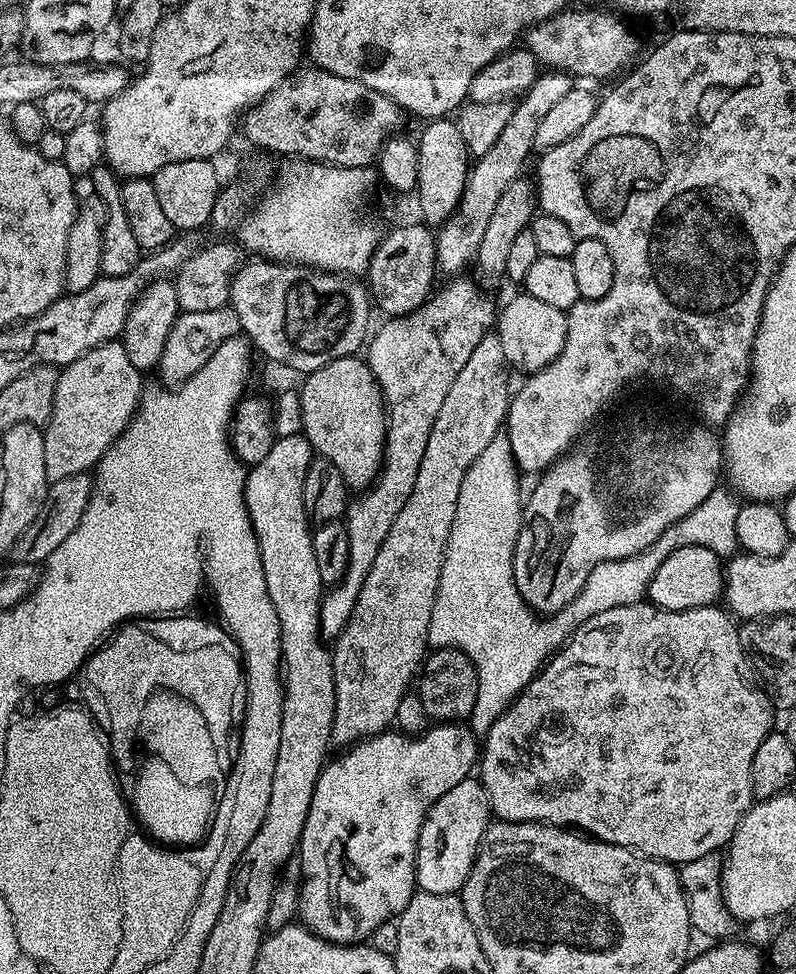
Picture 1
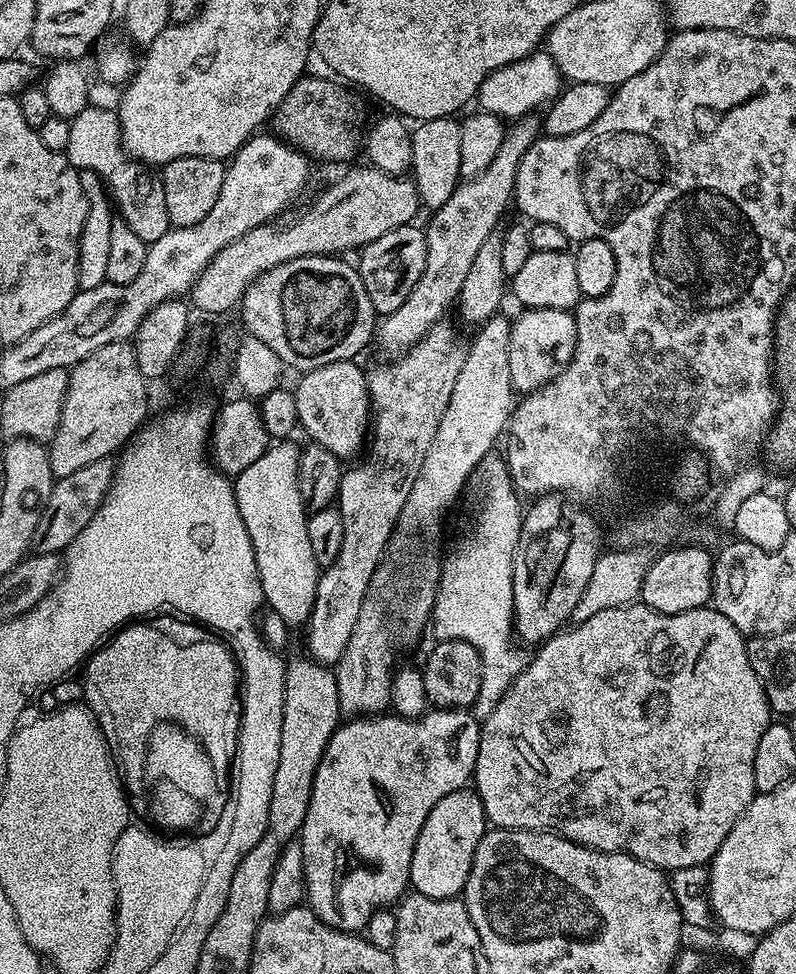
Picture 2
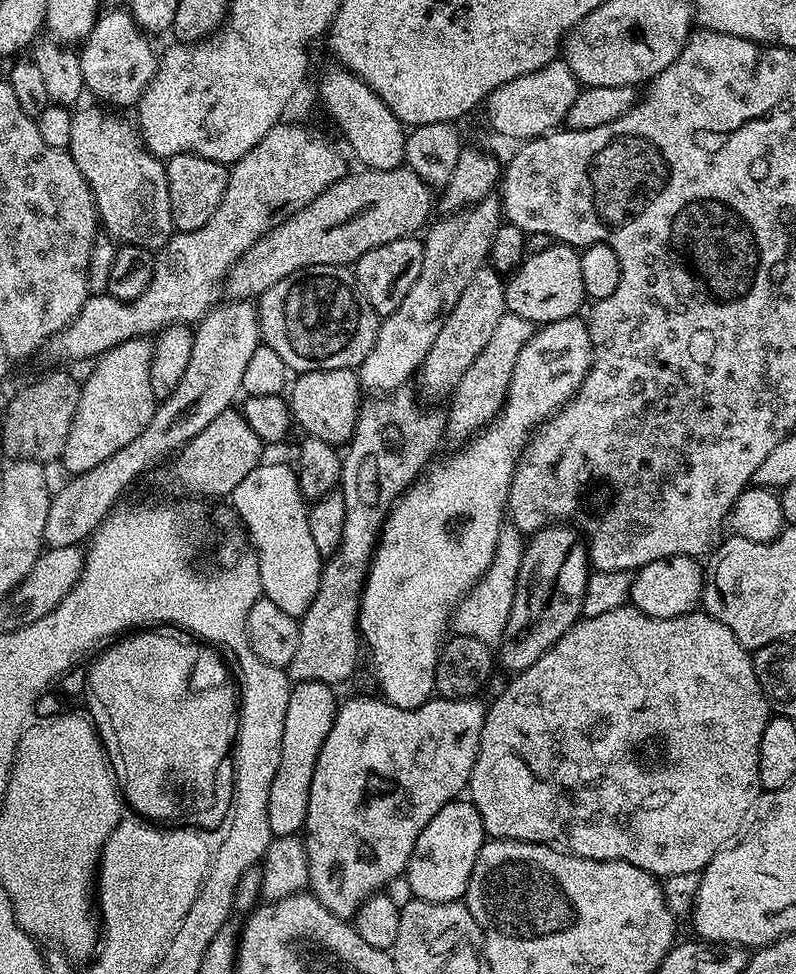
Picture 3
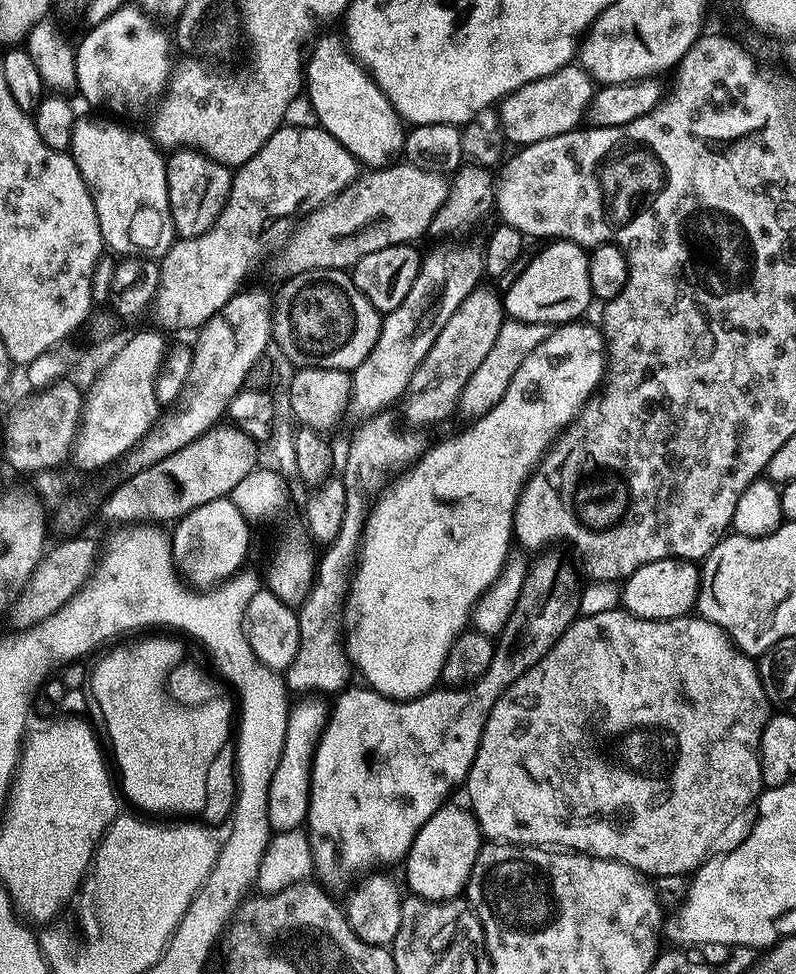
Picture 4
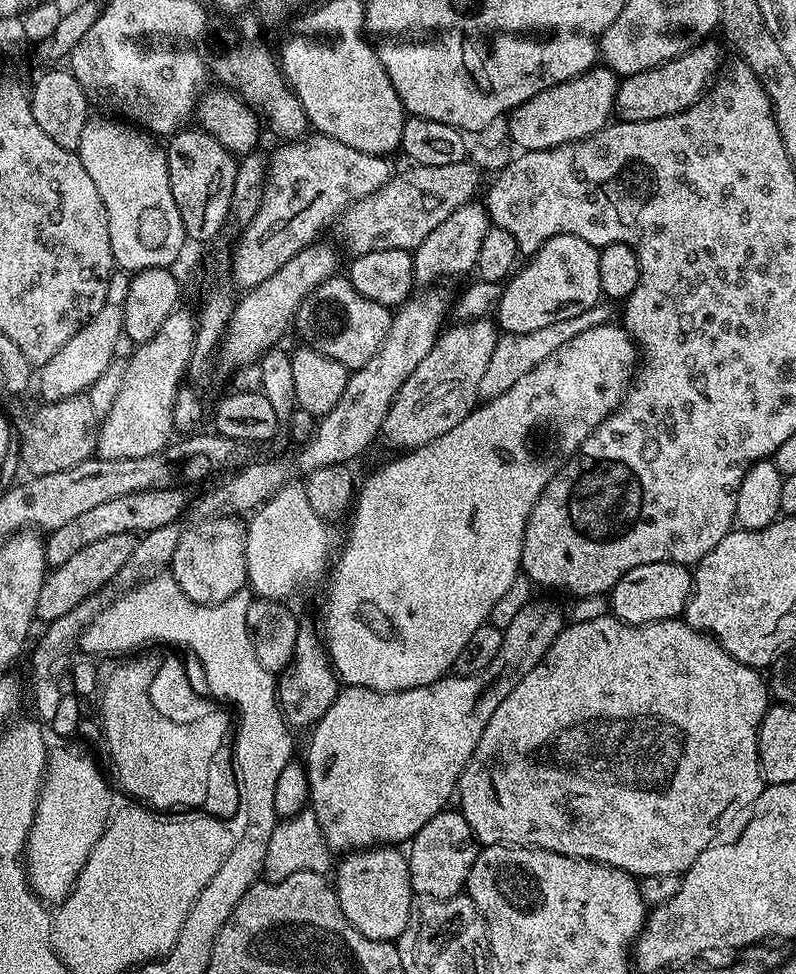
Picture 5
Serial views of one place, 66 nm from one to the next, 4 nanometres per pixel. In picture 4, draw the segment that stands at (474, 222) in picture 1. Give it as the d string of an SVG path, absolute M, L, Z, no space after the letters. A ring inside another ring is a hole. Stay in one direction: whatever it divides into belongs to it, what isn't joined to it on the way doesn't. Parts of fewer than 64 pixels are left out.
M440 250L423 257L418 278L410 286L406 298L402 298L398 310L383 317L374 350L370 350L364 361L350 373L352 385L346 407L349 417L352 415L356 422L370 420L403 397L410 378L414 378L414 370L418 370L422 358L430 354L434 338L442 334L442 326L450 322L450 314L462 306L465 298L479 287L481 280L481 265L477 261L472 262L462 252L450 254Z

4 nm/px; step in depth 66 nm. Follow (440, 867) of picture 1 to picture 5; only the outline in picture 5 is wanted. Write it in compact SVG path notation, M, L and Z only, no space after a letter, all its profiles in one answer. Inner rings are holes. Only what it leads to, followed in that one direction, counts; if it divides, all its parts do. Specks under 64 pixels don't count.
M458 810L439 812L433 820L426 822L422 830L418 830L412 846L406 855L413 893L445 900L465 891L478 851L478 841L462 813Z

